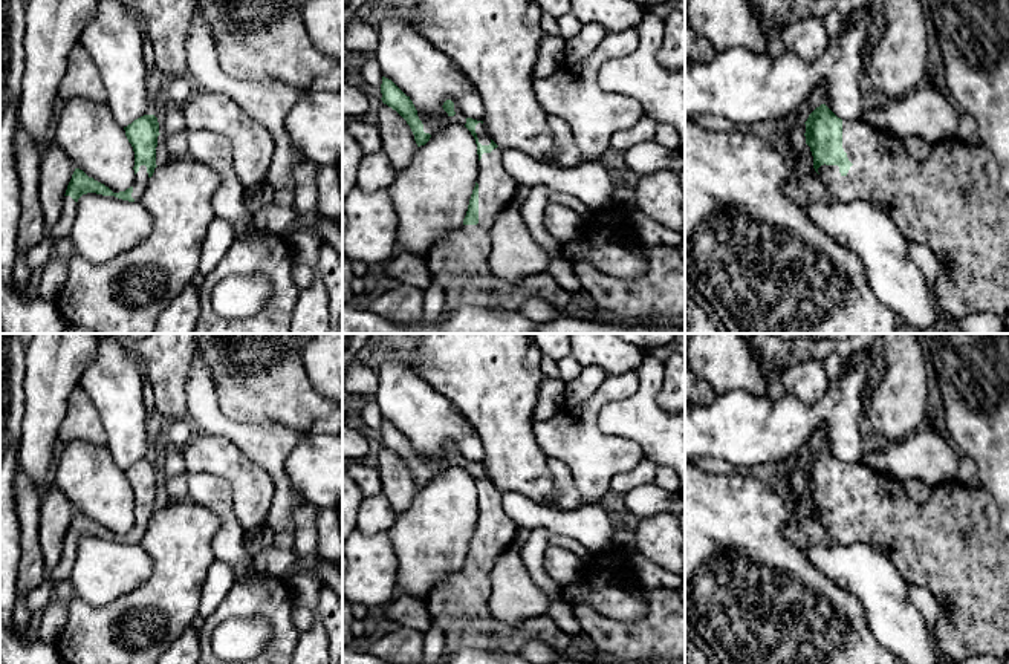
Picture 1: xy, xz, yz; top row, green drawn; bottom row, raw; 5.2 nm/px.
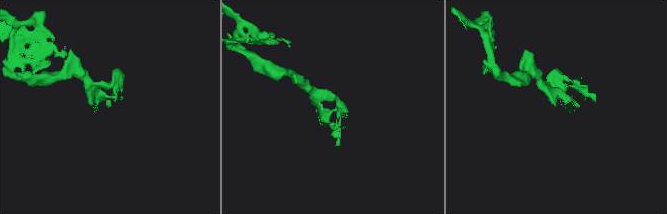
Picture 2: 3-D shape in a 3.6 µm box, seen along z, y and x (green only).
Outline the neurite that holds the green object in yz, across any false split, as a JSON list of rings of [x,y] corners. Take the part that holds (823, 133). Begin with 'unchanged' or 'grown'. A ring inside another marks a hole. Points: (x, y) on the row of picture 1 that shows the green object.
grown; [[[826,104],[816,107],[804,124],[806,144],[810,147],[813,156],[813,168],[839,202],[848,203],[852,200],[865,200],[878,207],[891,217],[907,242],[923,243],[934,252],[939,260],[939,277],[933,286],[937,309],[954,320],[959,320],[966,314],[991,312],[1001,320],[1004,330],[1009,334],[1009,196],[1001,187],[1000,167],[991,151],[980,142],[968,144],[960,138],[952,136],[933,144],[930,156],[919,162],[908,155],[905,141],[874,129],[861,118],[855,121],[842,121]]]

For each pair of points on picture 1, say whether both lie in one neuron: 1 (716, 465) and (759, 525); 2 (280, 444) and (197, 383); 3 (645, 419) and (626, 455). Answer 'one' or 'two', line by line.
1: two
2: one
3: two

